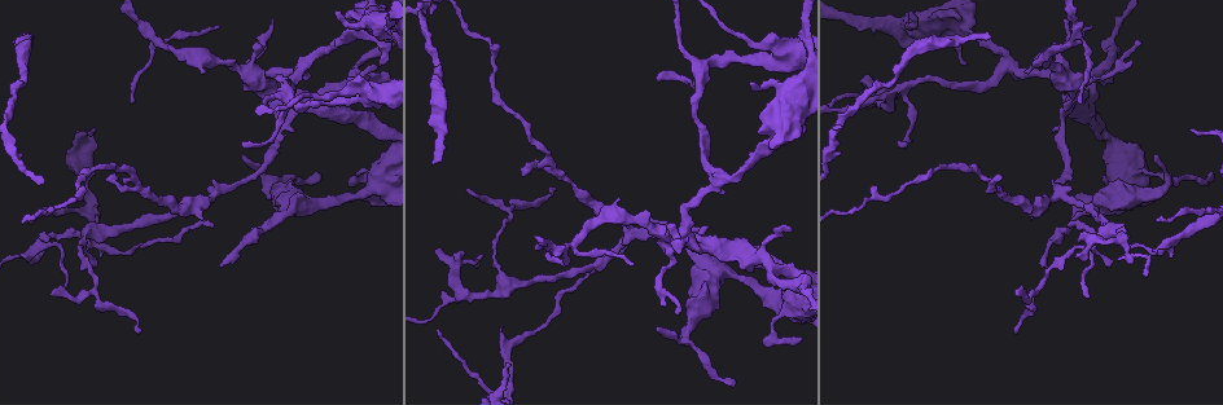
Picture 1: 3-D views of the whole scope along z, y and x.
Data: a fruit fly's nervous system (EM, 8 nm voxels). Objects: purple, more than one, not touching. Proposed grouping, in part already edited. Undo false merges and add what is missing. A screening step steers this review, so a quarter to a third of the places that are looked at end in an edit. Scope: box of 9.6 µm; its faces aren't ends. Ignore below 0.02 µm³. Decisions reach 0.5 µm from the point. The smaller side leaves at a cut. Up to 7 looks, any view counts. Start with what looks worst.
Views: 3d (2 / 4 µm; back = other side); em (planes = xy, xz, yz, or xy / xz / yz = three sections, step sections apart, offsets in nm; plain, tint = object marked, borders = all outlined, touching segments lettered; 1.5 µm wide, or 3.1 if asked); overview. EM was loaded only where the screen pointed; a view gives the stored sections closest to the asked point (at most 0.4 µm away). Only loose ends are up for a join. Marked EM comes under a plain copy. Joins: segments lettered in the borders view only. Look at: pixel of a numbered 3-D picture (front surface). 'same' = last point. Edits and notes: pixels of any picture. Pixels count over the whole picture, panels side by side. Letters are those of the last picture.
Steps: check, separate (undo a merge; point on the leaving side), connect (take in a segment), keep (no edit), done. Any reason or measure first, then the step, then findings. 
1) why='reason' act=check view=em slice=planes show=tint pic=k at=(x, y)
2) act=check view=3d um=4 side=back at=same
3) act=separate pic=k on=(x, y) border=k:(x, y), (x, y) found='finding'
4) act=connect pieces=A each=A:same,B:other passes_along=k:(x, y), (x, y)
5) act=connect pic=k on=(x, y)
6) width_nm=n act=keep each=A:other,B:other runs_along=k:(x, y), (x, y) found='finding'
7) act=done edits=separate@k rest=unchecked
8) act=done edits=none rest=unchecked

why='an open end' act=check view=em slice=xy step=4 show=tint pic=1 at=(988, 38)

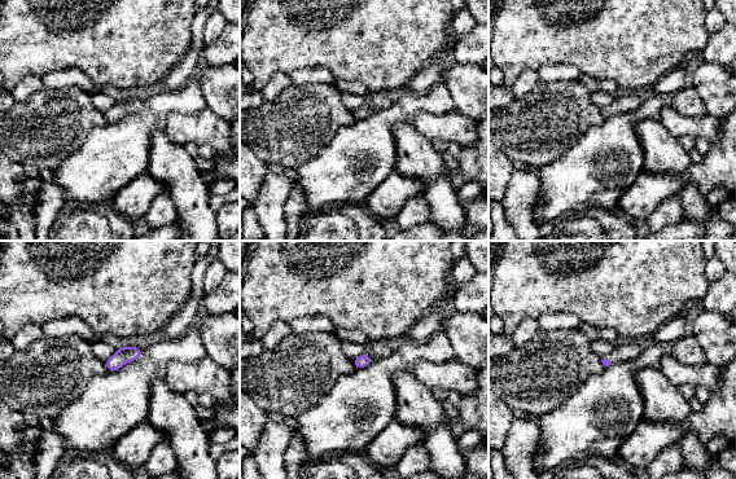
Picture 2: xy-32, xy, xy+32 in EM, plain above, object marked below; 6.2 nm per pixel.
why='another direction' act=check view=em slice=planes show=borders at=same

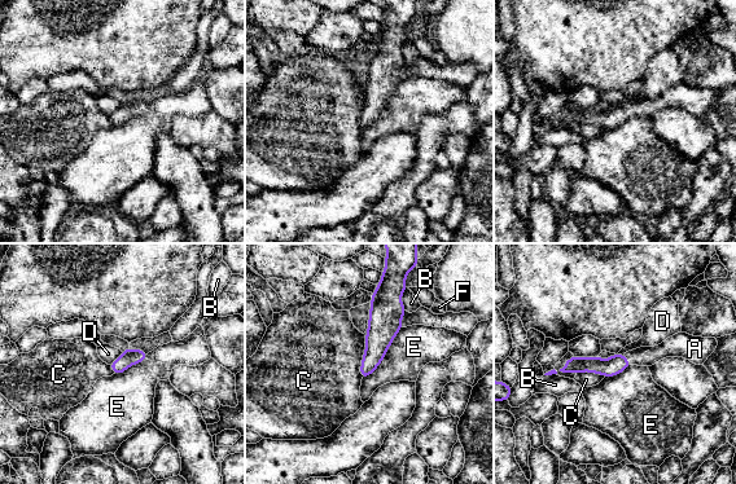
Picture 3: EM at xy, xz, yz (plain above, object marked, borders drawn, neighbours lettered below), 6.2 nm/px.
act=connect pieces=A each=A:same,B:other,C:other,D:other,E:other,F:other passes_along=3:(614, 365), (627, 359), (644, 356) found='the cell continues'

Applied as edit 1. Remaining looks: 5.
why='redraw' act=check view=overview

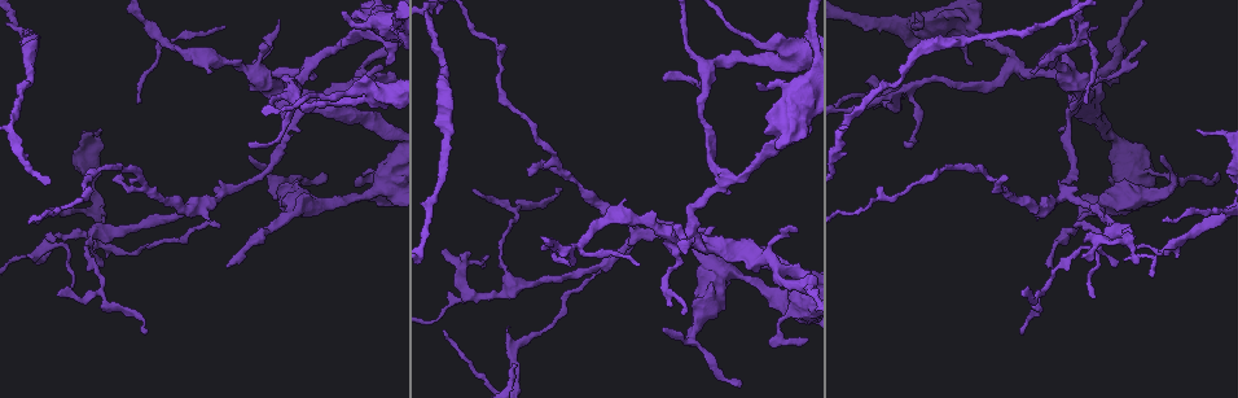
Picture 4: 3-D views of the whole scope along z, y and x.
why='free end' act=check view=em um=3.1 slice=planes show=tint pic=4 at=(1021, 294)

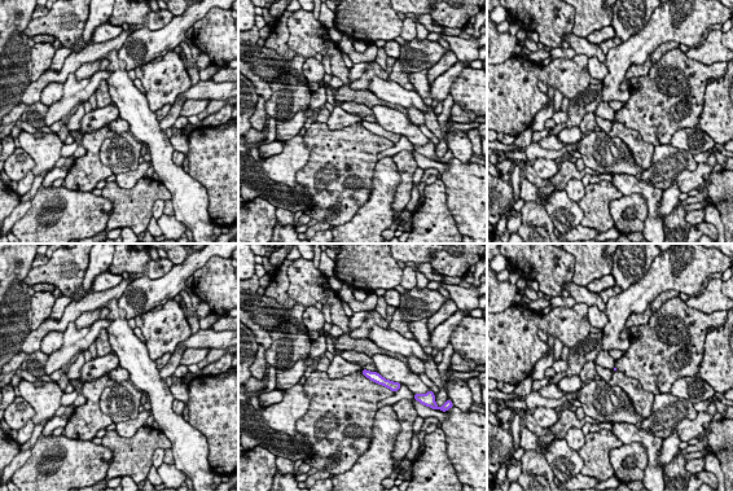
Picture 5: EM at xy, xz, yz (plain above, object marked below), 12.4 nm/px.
why='what lies round it' act=check view=em um=3.1 slice=planes show=borders at=same

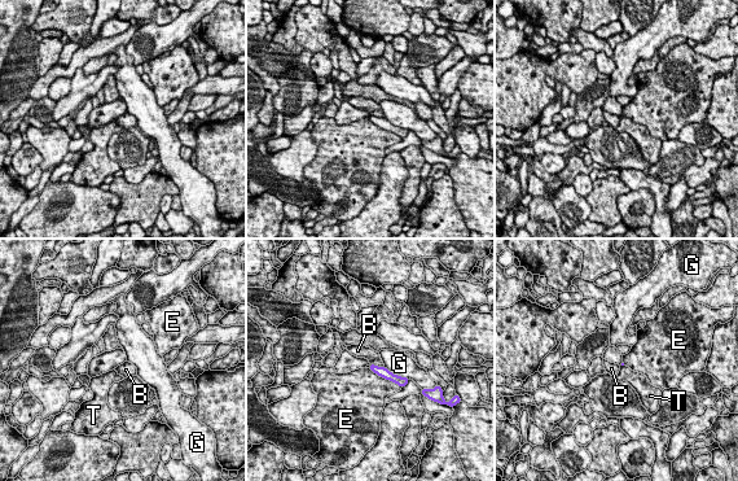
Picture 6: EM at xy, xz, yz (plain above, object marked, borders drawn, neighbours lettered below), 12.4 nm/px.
act=keep each=B:other,E:other,G:other,T:other runs_along=6:(374, 368), (403, 381) found='no lettered segment goes on from it'

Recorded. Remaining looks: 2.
act=done edits=connect@3 rest=unchecked

